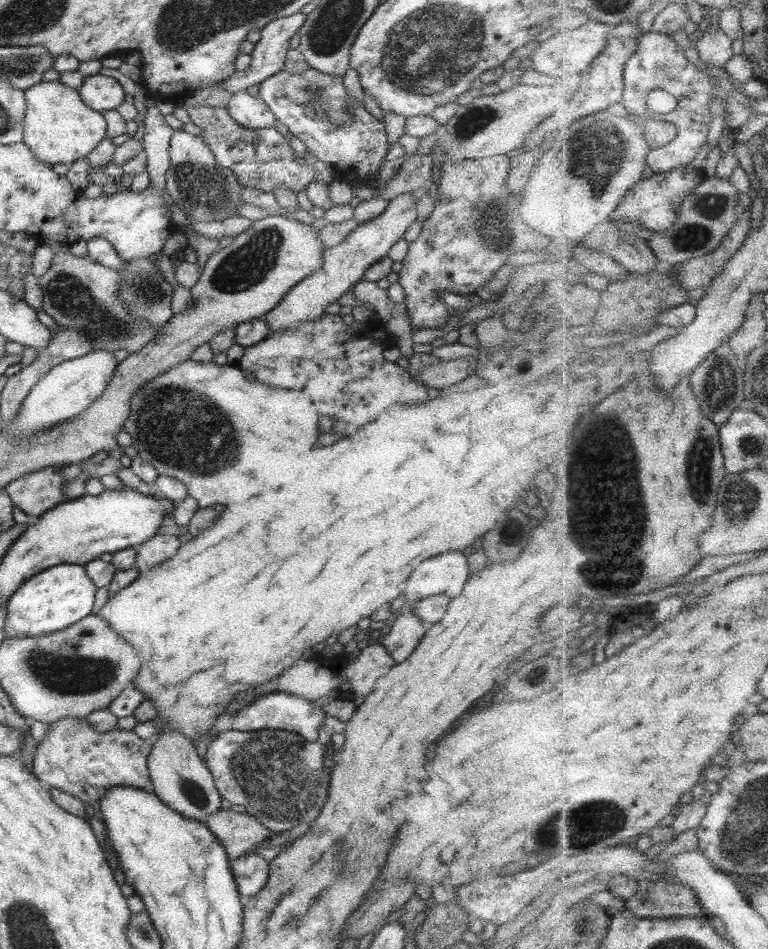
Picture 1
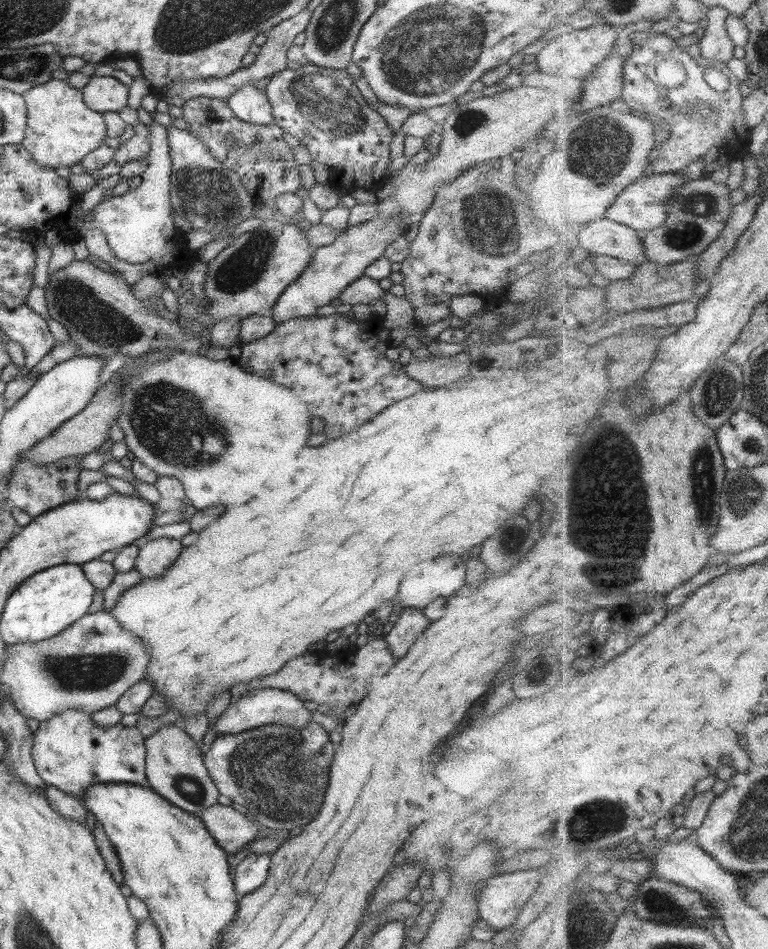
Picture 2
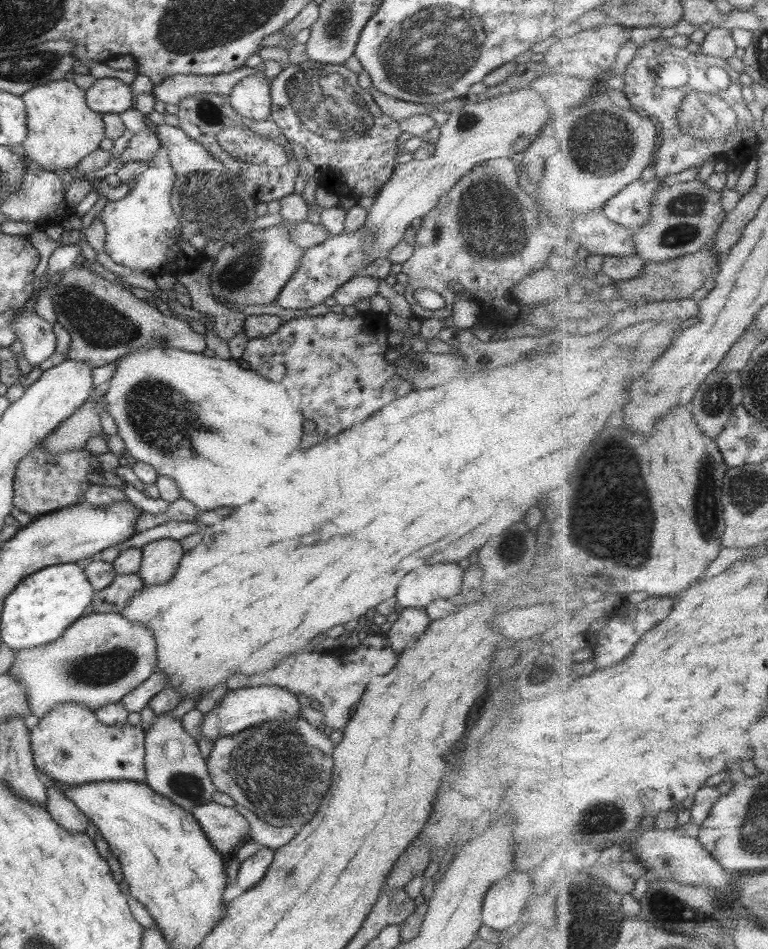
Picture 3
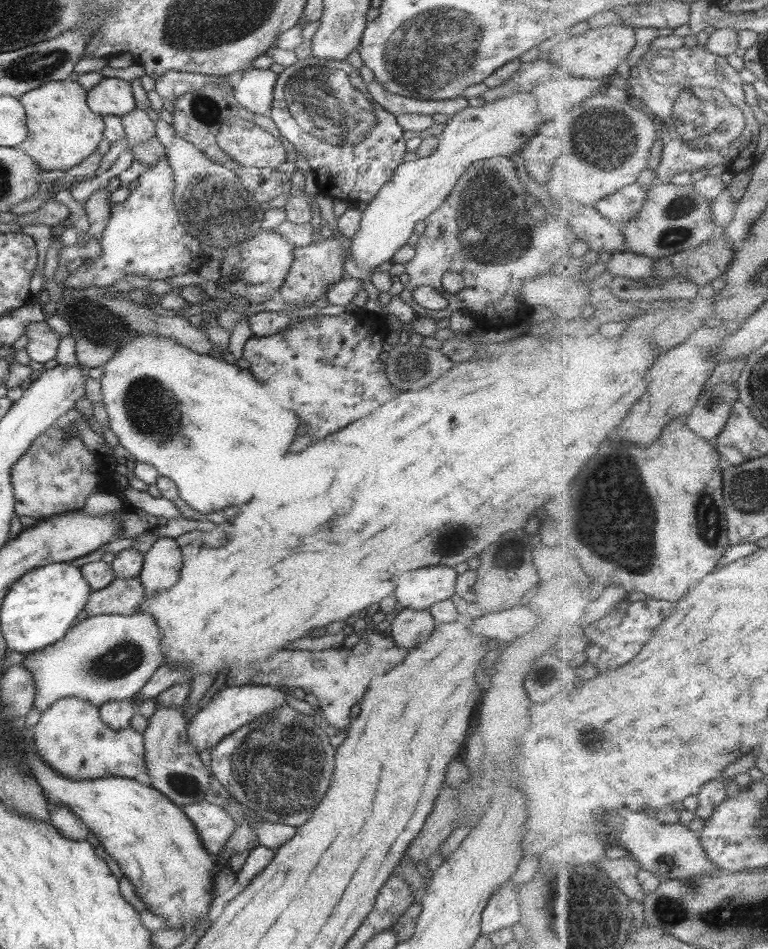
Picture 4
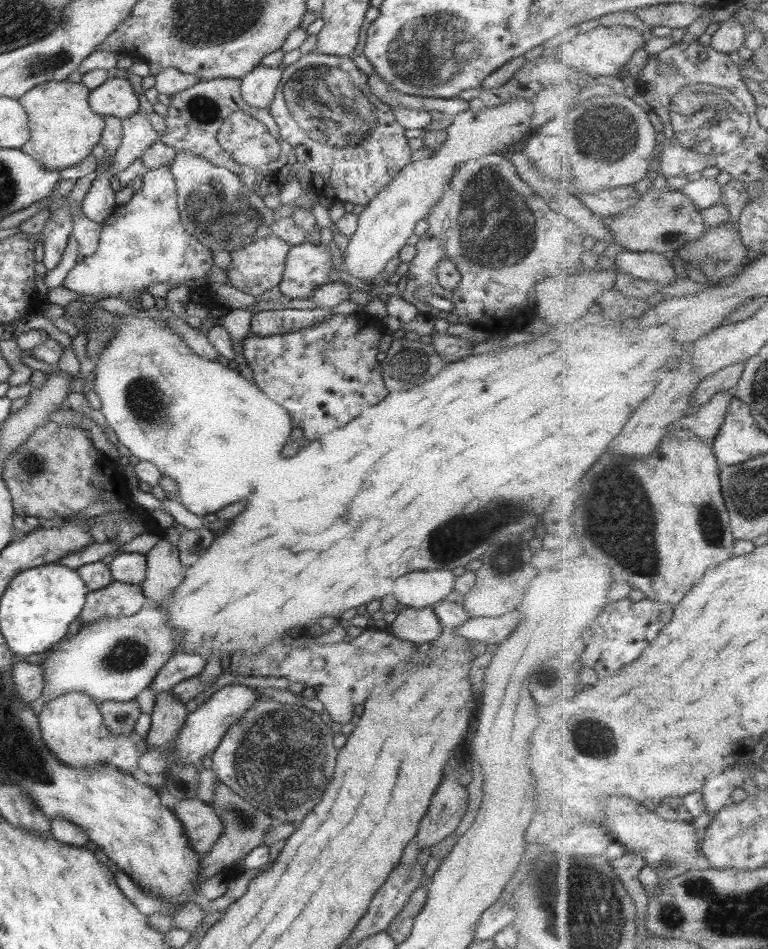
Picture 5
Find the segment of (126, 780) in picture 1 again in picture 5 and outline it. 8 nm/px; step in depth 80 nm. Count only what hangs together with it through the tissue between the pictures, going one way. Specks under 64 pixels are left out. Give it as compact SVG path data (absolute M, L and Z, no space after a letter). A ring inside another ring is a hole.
M71 692L63 694L43 705L37 721L41 740L63 765L75 769L91 769L91 766L109 765L117 771L133 775L137 771L137 761L147 744L142 736L131 731L126 739L114 735L102 721L98 705L83 693Z

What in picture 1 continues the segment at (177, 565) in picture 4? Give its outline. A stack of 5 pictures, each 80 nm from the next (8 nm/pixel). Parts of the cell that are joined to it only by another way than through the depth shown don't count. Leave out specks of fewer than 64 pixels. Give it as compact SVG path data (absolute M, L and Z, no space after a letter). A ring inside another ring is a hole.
M156 534L153 538L134 546L136 550L134 567L140 573L144 573L155 564L161 564L170 558L180 544L176 536Z

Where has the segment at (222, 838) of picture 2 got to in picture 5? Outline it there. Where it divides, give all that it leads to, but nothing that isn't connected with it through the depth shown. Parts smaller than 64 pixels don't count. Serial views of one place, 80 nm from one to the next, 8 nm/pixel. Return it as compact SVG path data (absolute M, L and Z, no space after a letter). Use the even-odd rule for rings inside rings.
M198 799L181 800L171 808L181 822L189 846L198 854L205 854L221 835L221 820L207 803Z

